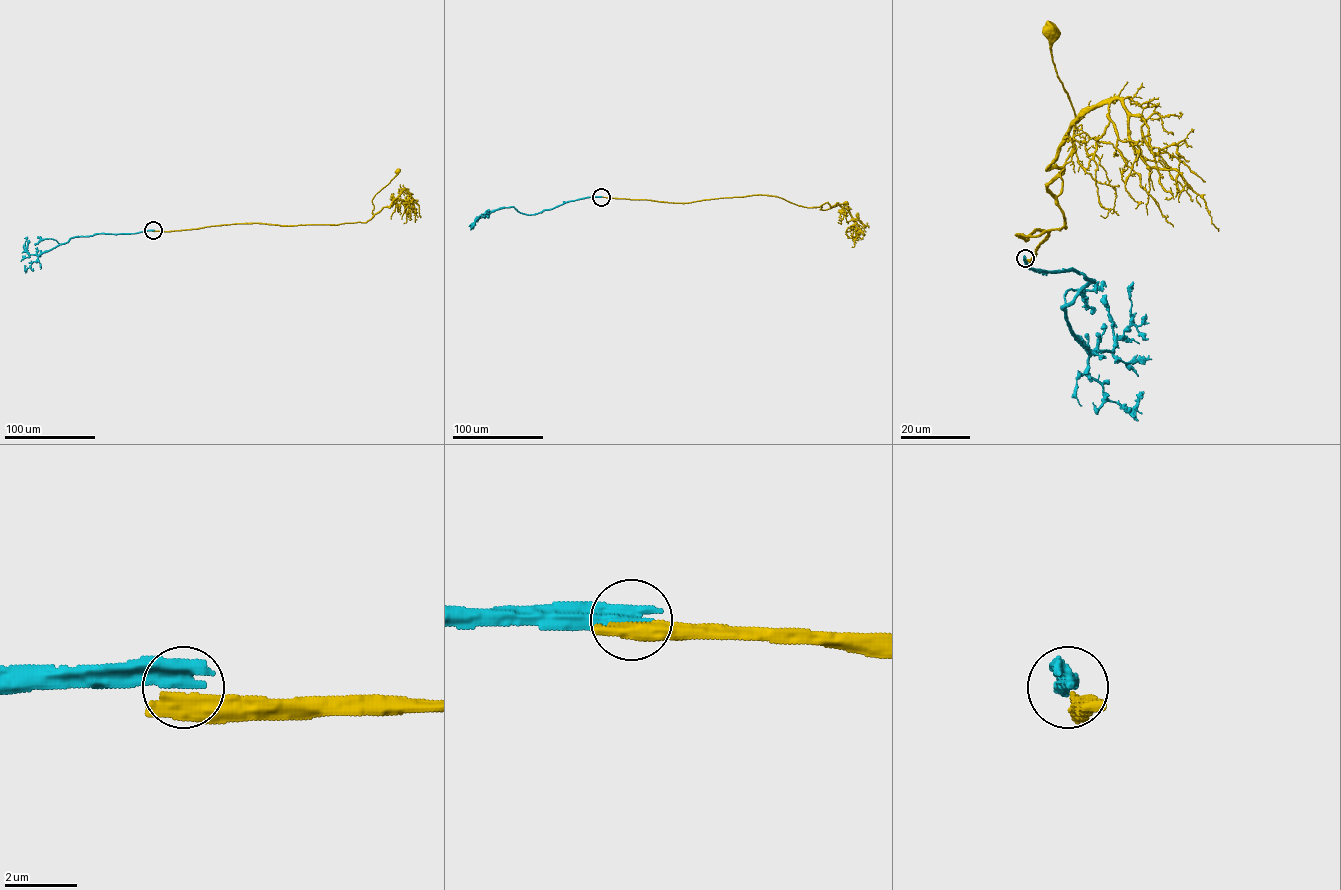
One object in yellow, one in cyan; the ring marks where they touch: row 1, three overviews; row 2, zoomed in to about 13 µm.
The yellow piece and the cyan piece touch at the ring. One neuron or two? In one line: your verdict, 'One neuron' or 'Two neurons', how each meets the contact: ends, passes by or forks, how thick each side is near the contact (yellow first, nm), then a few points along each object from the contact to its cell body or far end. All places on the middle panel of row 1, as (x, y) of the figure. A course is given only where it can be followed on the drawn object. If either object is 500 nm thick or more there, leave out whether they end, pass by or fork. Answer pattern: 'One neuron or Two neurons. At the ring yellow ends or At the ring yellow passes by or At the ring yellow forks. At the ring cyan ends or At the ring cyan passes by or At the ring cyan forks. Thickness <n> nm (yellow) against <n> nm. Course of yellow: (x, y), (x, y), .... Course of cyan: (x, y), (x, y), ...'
Two neurons. Thickness 600 nm (yellow) against 550 nm. Course of yellow: (601, 197), (682, 203), (764, 195), (805, 207), (822, 205), (820, 209), (825, 210), (845, 203). Course of cyan: (601, 197), (568, 201), (530, 214), (520, 213), (512, 207), (504, 207), (484, 215), (475, 221), (475, 225)

